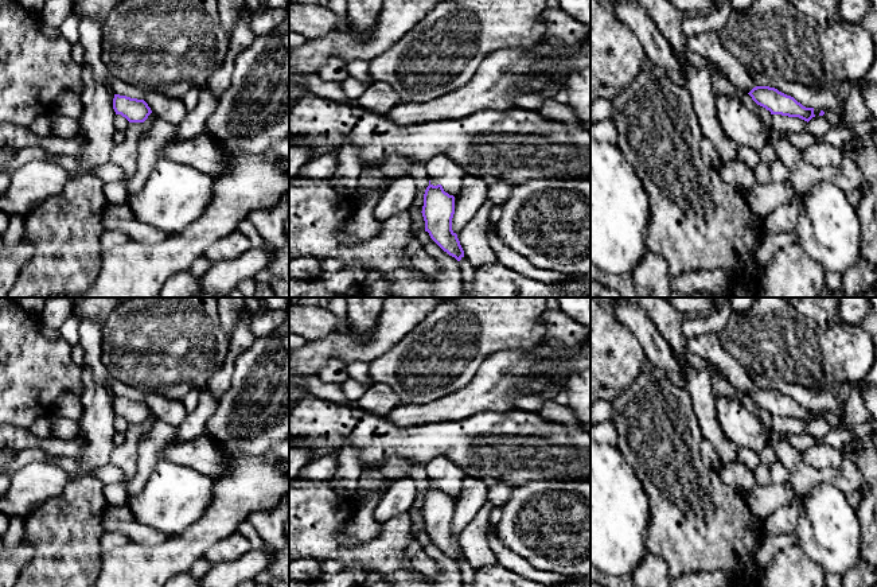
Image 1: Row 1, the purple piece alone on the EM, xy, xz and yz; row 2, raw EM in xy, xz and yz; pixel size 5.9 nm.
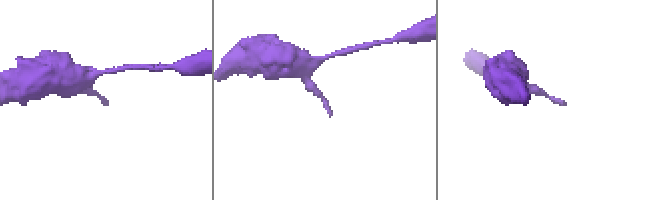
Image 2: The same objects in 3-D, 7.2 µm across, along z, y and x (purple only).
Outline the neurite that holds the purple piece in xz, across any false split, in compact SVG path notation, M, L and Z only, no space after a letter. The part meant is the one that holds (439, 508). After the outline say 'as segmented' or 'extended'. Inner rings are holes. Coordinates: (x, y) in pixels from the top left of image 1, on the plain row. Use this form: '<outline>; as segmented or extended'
M441 486L429 487L424 495L422 518L425 533L430 540L449 557L460 563L464 552L457 536L452 532L452 520L455 516L455 498L444 493Z; as segmented

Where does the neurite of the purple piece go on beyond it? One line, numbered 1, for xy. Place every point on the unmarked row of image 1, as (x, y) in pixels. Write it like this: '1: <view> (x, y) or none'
1: none

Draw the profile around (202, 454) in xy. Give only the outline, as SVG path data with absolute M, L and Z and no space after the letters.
M206 434L167 448L164 460L190 467L213 478L227 473L227 459L217 442Z

